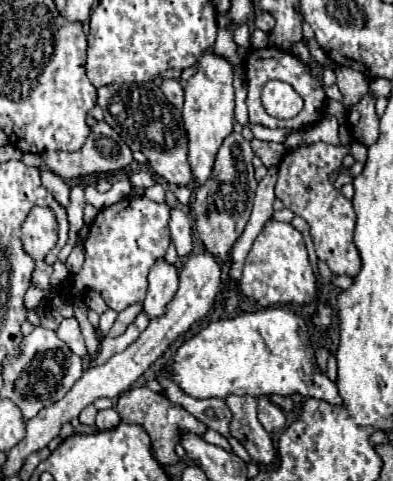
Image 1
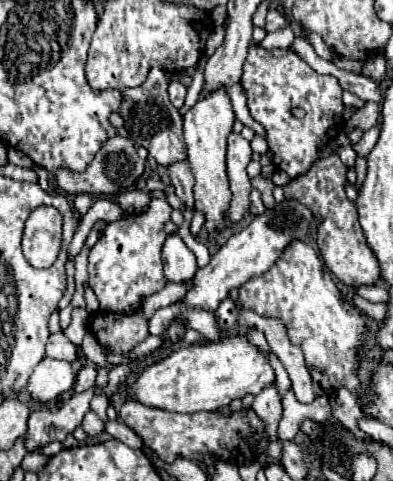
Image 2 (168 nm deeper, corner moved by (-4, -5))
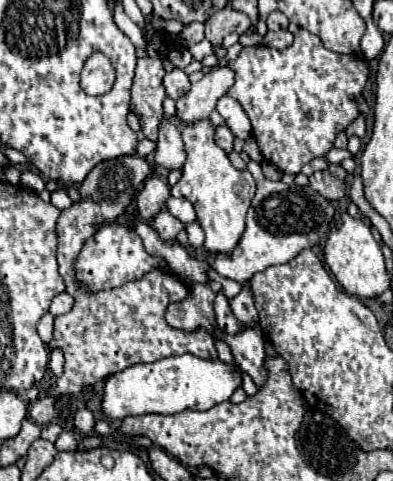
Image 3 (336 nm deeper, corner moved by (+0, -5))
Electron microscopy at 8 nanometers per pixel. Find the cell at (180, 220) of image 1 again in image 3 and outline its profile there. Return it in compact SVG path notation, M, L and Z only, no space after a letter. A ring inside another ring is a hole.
M162 117L156 143L156 163L166 169L182 169L186 161L186 151L180 137L180 127L168 117Z

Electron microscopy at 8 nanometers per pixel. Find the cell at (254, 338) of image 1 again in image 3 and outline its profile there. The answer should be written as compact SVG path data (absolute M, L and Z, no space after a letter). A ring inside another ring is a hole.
M194 355L164 357L154 363L136 363L106 379L102 391L102 413L112 421L122 421L132 415L172 415L184 409L206 411L222 401L228 401L236 387L240 387L240 371L236 365L222 361L208 361Z

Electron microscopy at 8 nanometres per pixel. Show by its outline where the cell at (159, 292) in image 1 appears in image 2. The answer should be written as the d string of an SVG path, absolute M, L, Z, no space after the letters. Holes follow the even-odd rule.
M178 233L166 237L166 243L162 247L162 261L168 283L186 283L198 269L194 253L182 243Z

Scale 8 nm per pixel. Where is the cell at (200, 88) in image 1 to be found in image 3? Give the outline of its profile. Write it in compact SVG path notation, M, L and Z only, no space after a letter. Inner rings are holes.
M210 121L182 127L182 141L186 149L186 165L182 167L182 179L172 187L172 195L184 197L194 205L198 223L206 233L204 249L208 253L232 253L244 233L246 211L256 193L254 177L232 167L226 151L214 143L214 127Z

